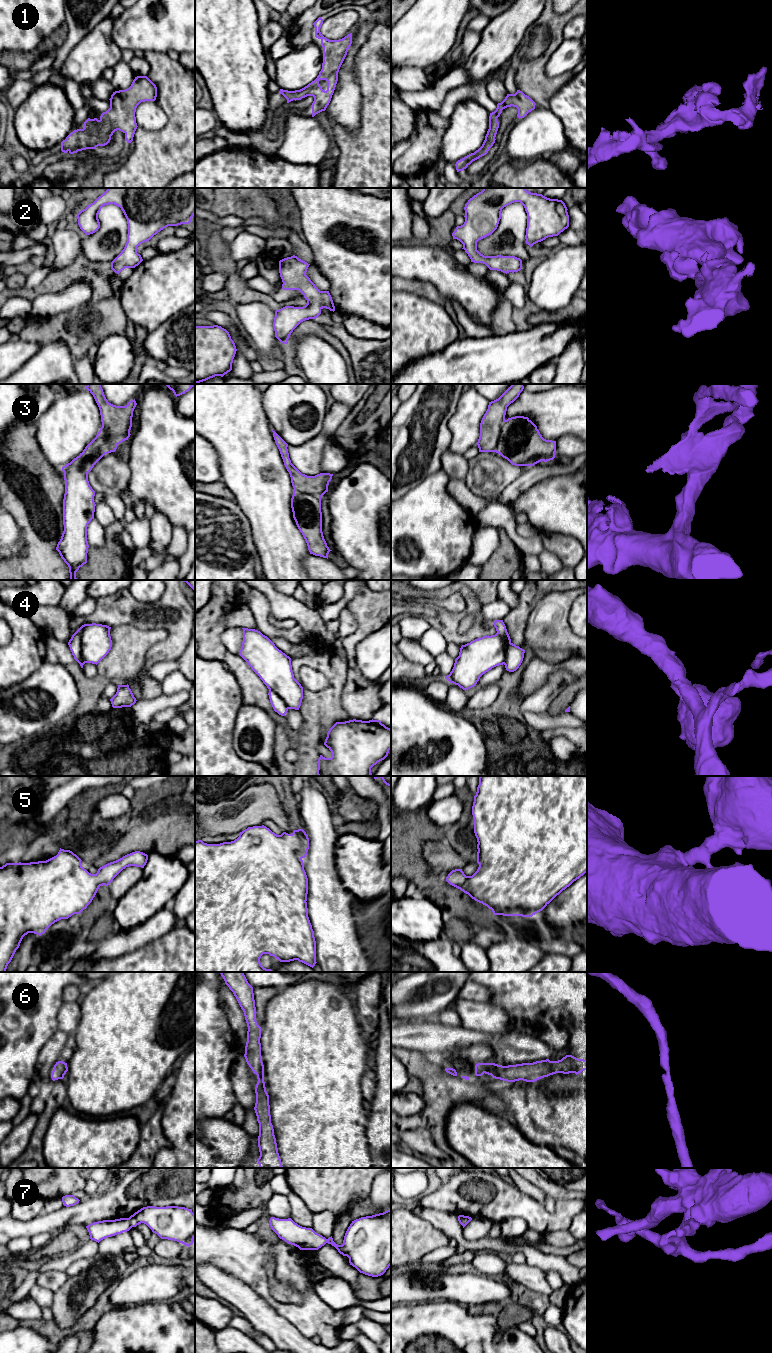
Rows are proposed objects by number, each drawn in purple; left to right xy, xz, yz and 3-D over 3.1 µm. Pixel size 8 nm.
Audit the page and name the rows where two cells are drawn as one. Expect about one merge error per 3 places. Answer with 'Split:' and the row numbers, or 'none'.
Split: 4, 7

